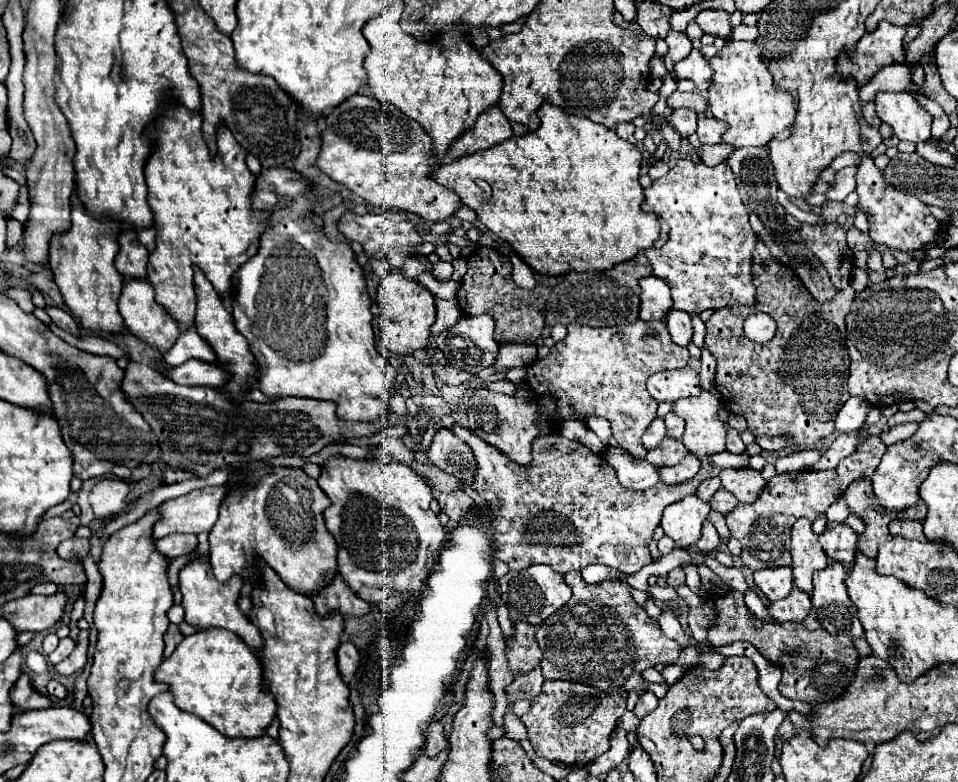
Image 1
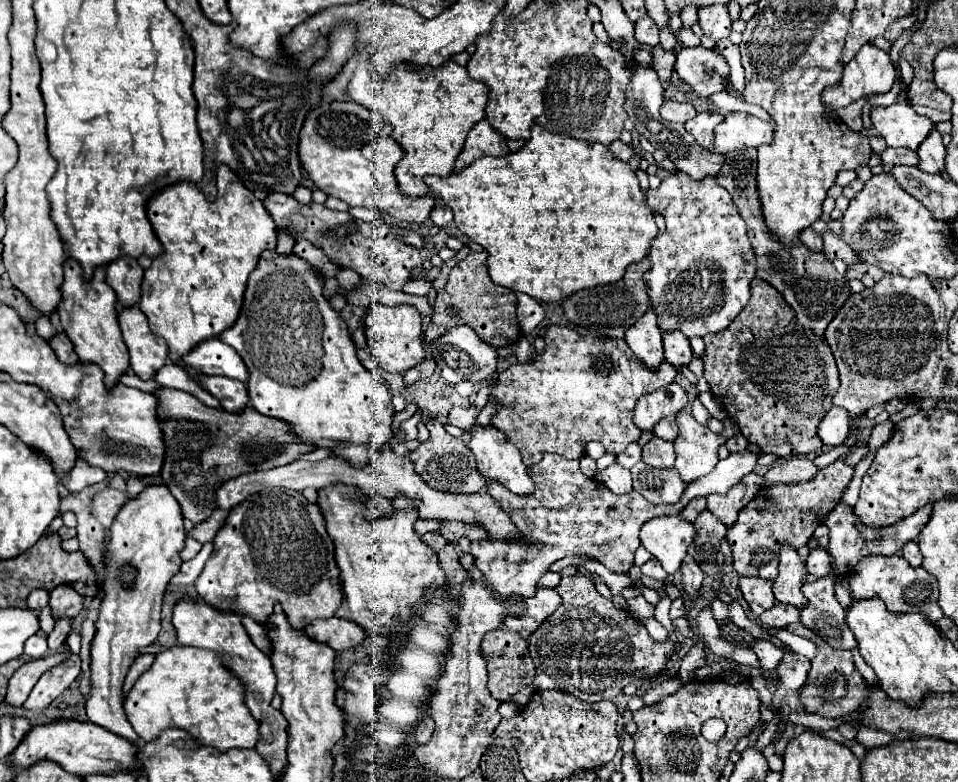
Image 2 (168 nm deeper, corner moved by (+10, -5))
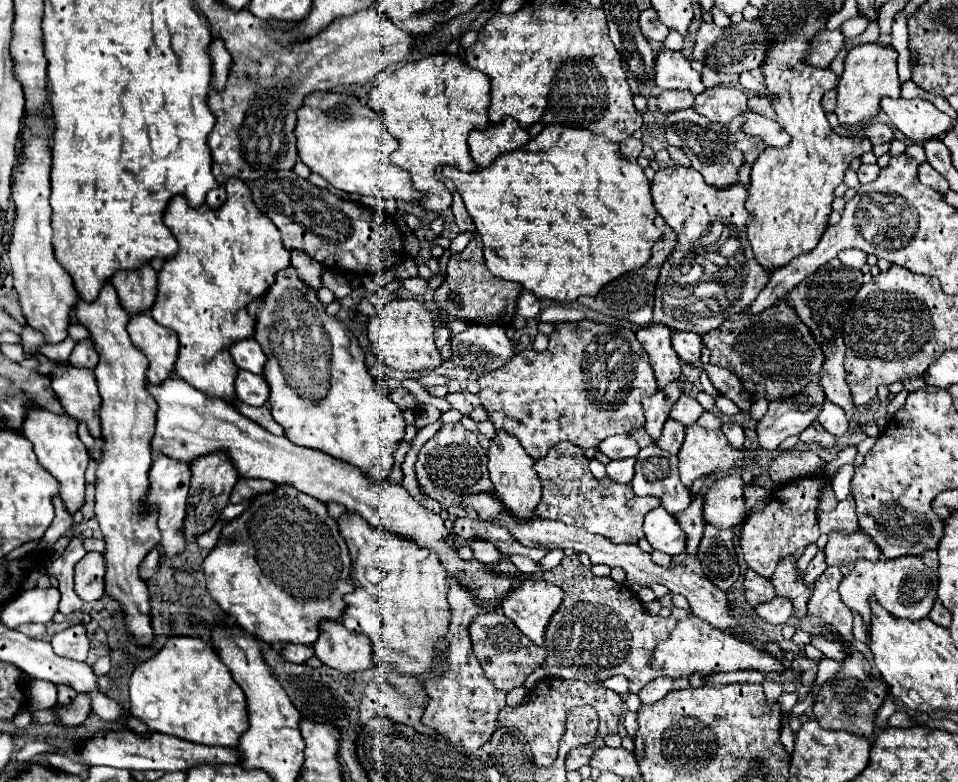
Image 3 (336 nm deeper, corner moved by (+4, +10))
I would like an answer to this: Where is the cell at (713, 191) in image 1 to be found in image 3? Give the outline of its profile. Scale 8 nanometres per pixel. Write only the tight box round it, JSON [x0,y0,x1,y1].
[651,166,769,334]

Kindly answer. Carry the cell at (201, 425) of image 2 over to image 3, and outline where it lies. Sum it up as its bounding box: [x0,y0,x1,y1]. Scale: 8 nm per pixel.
[183,452,239,540]

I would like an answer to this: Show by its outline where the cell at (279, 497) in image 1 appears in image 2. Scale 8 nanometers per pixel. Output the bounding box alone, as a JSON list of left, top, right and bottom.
[195,491,343,655]

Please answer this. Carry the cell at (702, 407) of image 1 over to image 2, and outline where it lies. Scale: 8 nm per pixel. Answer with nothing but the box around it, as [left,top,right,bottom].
[673,411,739,483]

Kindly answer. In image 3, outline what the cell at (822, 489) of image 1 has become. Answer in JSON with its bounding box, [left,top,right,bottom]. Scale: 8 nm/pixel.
[741,476,823,578]

